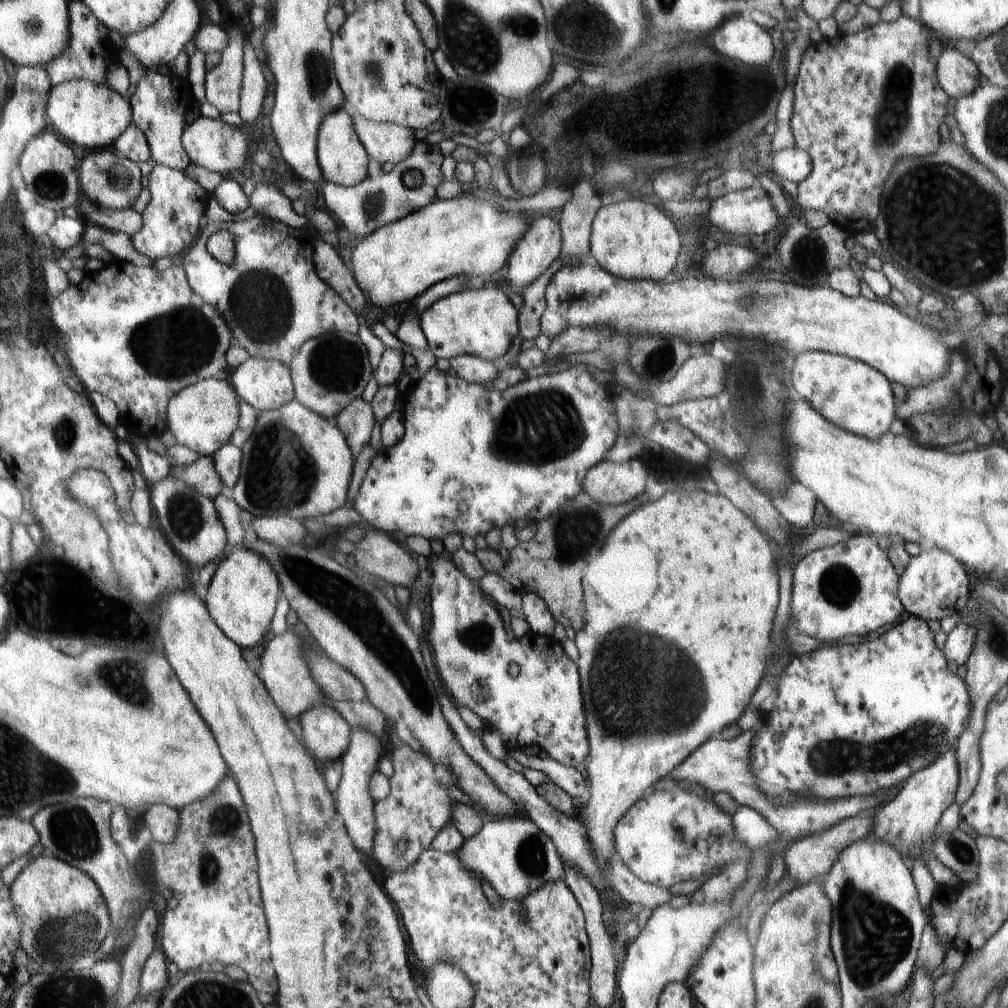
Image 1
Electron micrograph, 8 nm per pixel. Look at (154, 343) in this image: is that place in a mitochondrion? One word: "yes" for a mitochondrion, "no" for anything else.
yes

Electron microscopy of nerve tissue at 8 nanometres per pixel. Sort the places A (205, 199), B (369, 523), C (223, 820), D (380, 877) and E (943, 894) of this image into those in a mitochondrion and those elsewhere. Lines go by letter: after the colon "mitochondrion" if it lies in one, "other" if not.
A: other
B: other
C: mitochondrion
D: other
E: other

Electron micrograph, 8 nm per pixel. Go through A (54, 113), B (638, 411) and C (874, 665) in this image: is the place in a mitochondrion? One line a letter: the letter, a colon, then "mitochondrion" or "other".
A: other
B: mitochondrion
C: other

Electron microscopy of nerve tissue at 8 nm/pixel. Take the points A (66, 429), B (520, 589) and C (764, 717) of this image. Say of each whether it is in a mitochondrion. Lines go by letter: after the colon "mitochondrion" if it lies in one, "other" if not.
A: mitochondrion
B: other
C: other

